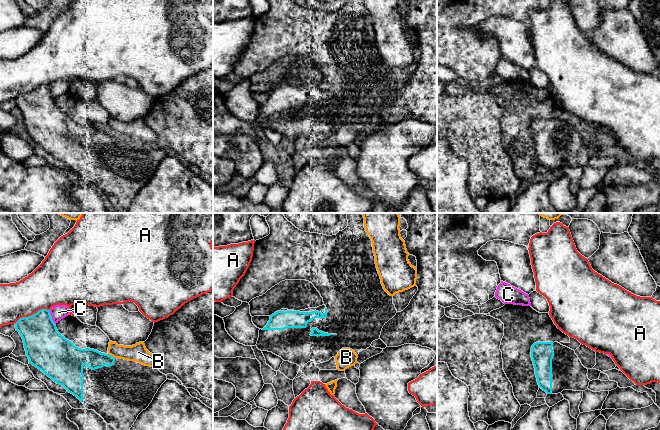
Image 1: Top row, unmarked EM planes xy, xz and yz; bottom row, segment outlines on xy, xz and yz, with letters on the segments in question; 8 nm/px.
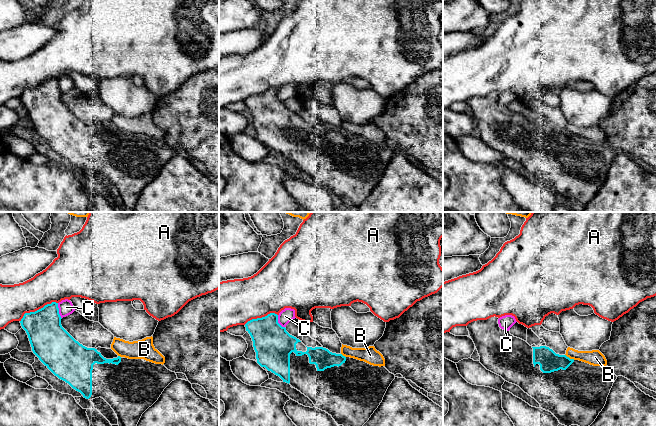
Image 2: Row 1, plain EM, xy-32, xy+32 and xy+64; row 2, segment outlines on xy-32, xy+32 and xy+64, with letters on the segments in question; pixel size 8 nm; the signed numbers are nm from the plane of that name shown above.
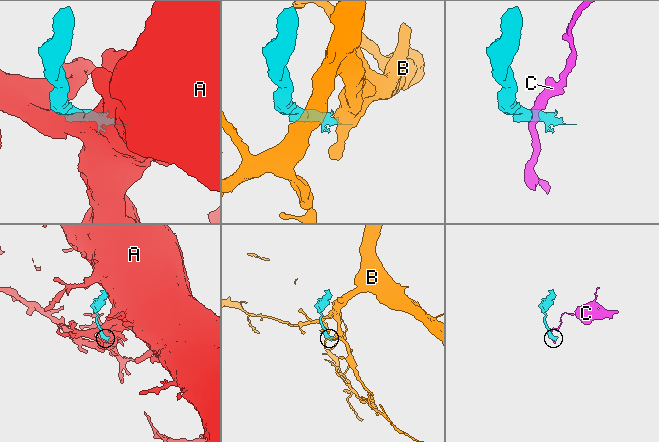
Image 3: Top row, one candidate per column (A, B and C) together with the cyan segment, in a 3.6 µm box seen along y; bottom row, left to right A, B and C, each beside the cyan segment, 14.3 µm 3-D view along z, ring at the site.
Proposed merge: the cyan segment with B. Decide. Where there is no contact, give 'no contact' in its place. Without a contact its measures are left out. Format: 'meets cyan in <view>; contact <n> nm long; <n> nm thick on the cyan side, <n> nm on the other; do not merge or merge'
meets cyan in xy; contact 70 nm long; 160 nm thick on the cyan side, 140 nm on the other; do not merge

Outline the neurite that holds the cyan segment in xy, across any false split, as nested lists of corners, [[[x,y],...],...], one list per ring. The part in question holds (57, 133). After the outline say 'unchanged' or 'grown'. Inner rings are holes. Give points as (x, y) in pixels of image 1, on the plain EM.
[[[50,86],[20,94],[15,104],[21,111],[29,139],[41,146],[67,168],[76,172],[88,186],[94,186],[107,200],[127,210],[138,191],[152,178],[167,152],[156,143],[128,137],[97,126],[76,123],[62,112],[52,96]]]; grown

